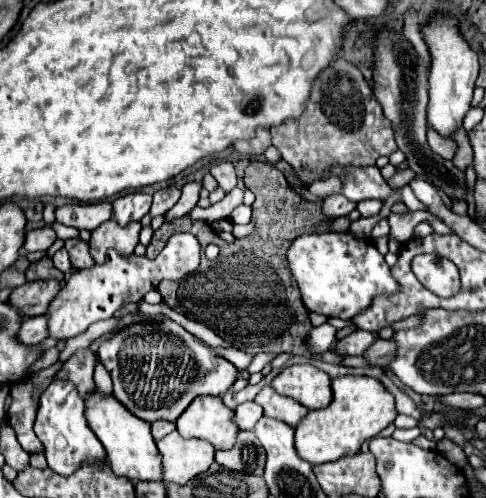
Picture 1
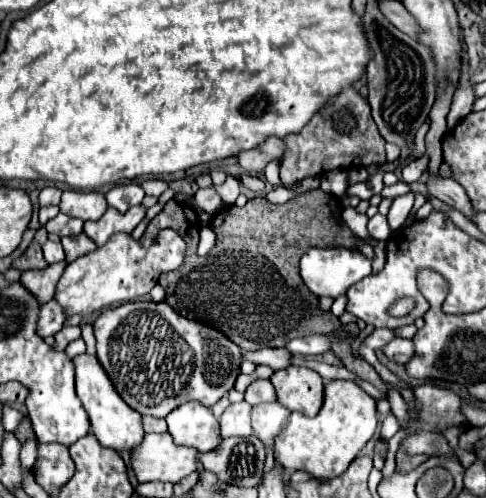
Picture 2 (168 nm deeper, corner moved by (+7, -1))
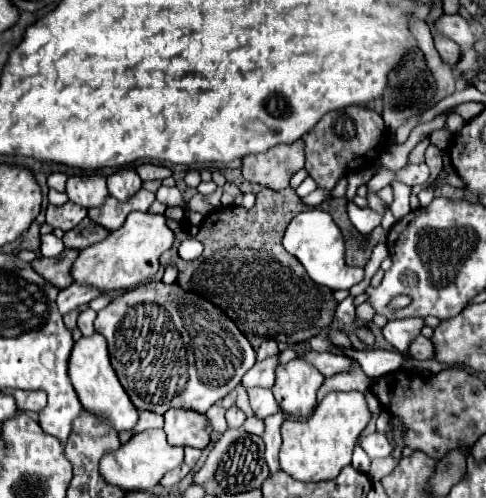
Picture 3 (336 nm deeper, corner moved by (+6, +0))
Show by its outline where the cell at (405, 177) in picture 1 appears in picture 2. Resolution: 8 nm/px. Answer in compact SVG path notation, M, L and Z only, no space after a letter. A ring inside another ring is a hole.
M423 155L423 157L411 161L409 165L405 165L402 169L402 180L407 184L418 181L423 175L423 171L427 169L427 163L429 163L429 159L427 159L427 155Z

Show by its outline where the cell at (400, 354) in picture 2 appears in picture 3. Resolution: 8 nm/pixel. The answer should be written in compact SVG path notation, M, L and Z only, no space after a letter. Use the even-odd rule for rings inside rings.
M418 336L412 342L412 346L410 346L410 354L412 354L414 360L420 360L420 362L434 358L434 344L432 344L432 340L426 338L426 336Z

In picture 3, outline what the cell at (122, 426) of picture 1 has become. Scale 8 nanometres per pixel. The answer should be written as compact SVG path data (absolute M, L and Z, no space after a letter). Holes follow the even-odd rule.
M96 332L92 336L82 336L74 344L70 360L68 360L68 378L78 394L80 404L86 410L100 414L100 416L106 416L110 426L114 426L118 432L134 428L134 422L138 420L138 410L130 402L122 384L118 382L118 376L116 376L116 372L110 364L110 358L108 358L108 344L106 344L106 338L102 334Z

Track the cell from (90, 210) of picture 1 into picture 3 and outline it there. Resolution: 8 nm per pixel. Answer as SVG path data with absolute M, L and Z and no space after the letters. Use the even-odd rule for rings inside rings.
M74 174L66 182L66 194L74 204L82 204L88 208L102 206L108 196L106 178L104 176L80 176Z

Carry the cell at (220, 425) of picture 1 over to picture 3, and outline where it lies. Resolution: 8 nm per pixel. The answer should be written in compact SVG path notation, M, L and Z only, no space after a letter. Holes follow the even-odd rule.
M170 408L164 414L164 432L168 436L170 446L192 446L192 448L206 448L210 444L210 426L204 414Z

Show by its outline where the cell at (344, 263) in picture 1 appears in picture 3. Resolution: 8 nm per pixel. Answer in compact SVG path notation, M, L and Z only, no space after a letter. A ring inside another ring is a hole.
M306 210L298 216L306 216L306 218L300 218L300 220L292 218L290 220L290 224L284 232L282 244L292 256L296 256L300 260L300 264L306 268L310 278L316 284L330 286L332 290L342 290L342 288L348 290L354 284L358 284L364 278L364 268L346 266L346 262L344 262L344 256L346 256L344 238L342 238L340 228L334 224L332 216L324 210Z

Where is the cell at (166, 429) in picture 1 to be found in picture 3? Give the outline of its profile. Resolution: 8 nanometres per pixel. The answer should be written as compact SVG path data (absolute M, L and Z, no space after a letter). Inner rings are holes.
M140 412L140 418L134 426L134 432L142 432L148 428L162 428L164 426L164 418L160 414L154 412Z

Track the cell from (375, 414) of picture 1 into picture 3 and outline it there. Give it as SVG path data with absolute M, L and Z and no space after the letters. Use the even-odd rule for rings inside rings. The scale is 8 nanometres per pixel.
M330 392L318 404L314 414L304 420L286 420L282 424L280 468L300 482L334 480L352 460L358 436L370 422L370 410L362 392Z

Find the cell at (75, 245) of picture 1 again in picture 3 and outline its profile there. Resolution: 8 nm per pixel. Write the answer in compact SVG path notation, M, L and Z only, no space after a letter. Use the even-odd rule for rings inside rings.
M86 216L76 228L72 228L72 230L68 230L68 232L64 234L62 242L64 242L66 248L84 250L84 248L88 248L88 246L104 240L108 234L110 234L108 230L104 230L104 228L102 228L100 224L96 224L96 222L90 222L90 218Z

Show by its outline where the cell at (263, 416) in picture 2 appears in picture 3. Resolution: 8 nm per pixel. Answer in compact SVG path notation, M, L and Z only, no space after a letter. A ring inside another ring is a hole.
M256 386L256 388L246 388L246 392L248 392L248 398L250 398L250 406L252 406L252 410L256 412L258 418L266 418L270 414L280 412L280 408L278 408L278 404L272 396L272 390Z

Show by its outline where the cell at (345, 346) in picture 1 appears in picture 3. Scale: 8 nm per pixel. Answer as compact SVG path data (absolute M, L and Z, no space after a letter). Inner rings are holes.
M402 318L402 320L390 320L384 326L384 338L404 356L408 356L408 348L414 342L416 336L420 336L424 328L422 318Z

